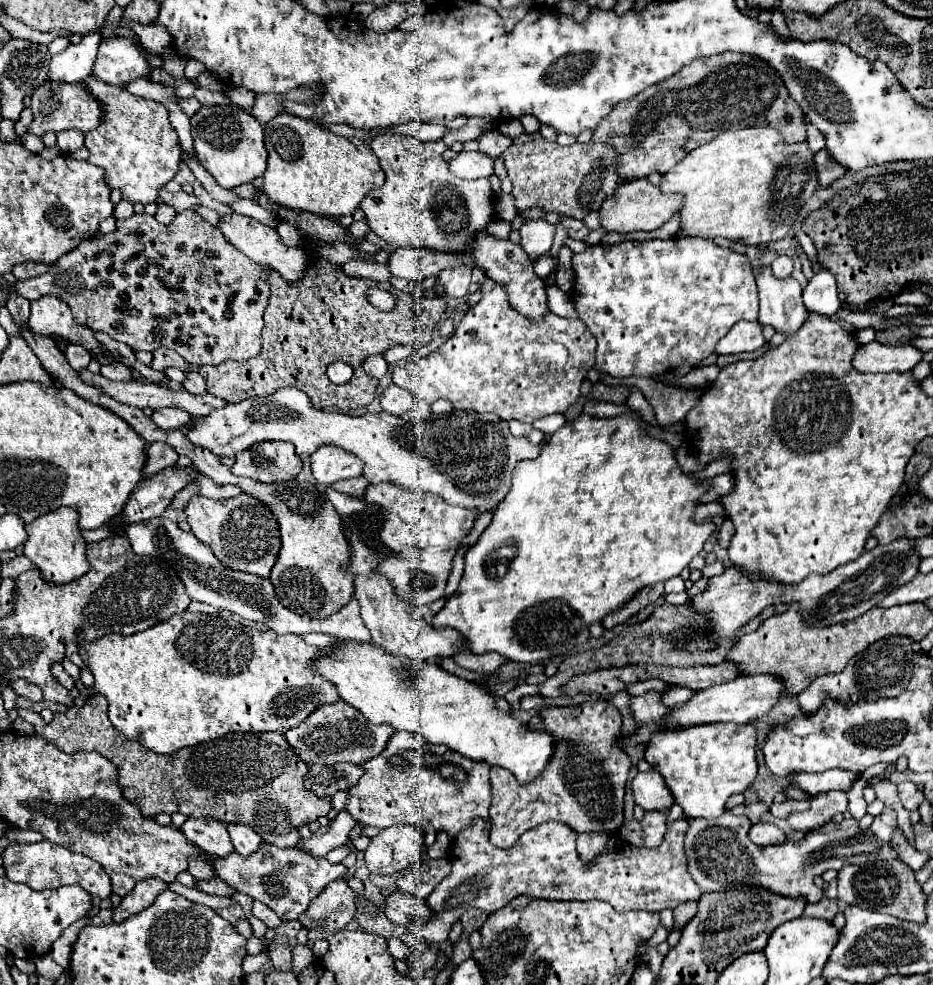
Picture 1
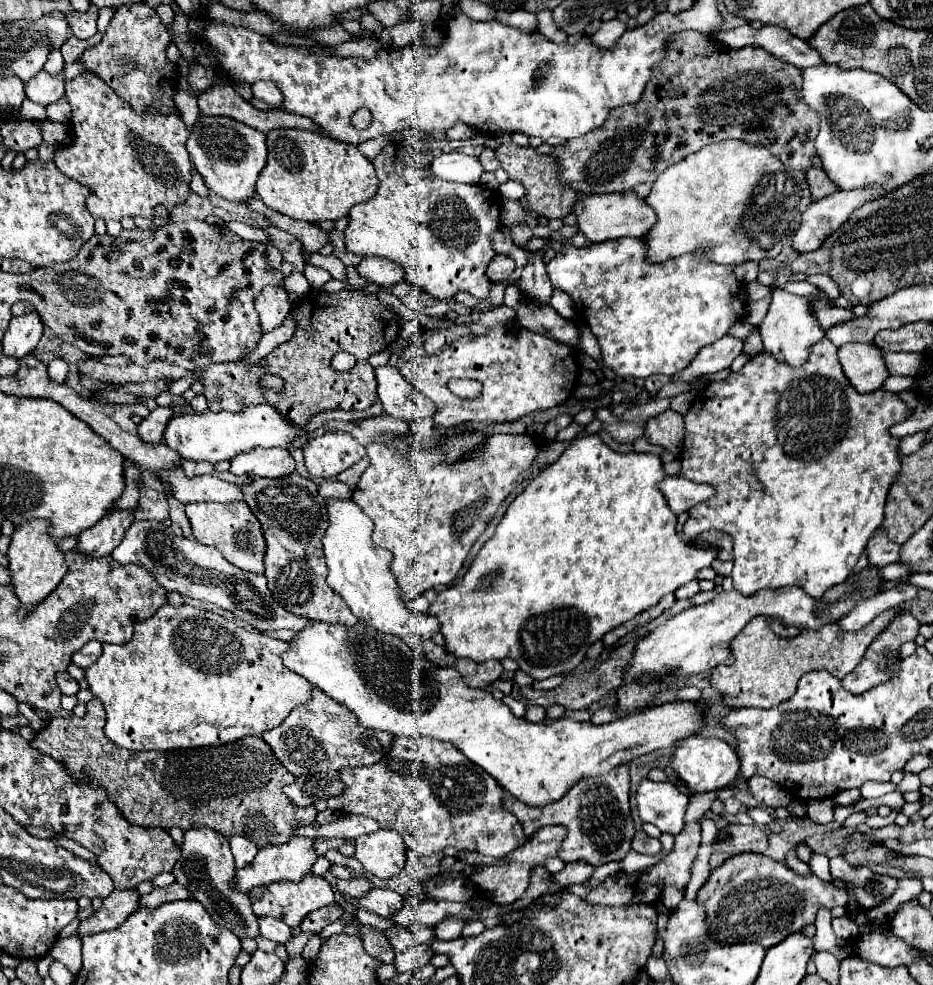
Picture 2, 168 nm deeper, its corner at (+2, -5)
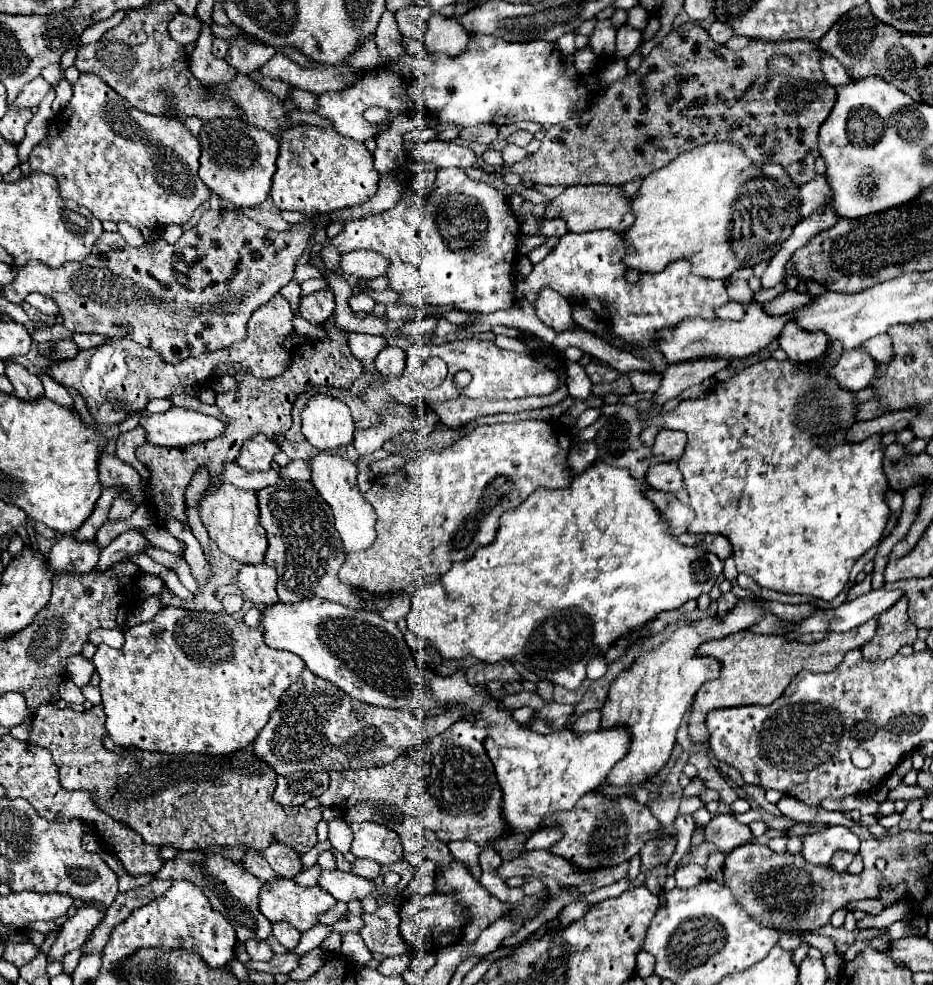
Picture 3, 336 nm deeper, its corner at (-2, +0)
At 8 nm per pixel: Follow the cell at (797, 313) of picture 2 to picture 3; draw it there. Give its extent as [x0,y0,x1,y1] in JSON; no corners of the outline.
[778,322,828,362]

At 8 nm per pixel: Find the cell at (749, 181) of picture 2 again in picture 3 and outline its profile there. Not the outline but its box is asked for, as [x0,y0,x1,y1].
[622,142,798,280]

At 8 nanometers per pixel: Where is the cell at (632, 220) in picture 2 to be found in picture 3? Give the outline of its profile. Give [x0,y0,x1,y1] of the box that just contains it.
[546,184,632,234]

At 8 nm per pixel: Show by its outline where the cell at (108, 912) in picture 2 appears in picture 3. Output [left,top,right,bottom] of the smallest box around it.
[46,906,104,962]

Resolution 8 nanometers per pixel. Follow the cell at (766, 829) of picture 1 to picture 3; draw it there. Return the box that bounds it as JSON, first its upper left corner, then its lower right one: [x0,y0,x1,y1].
[704,814,752,852]

